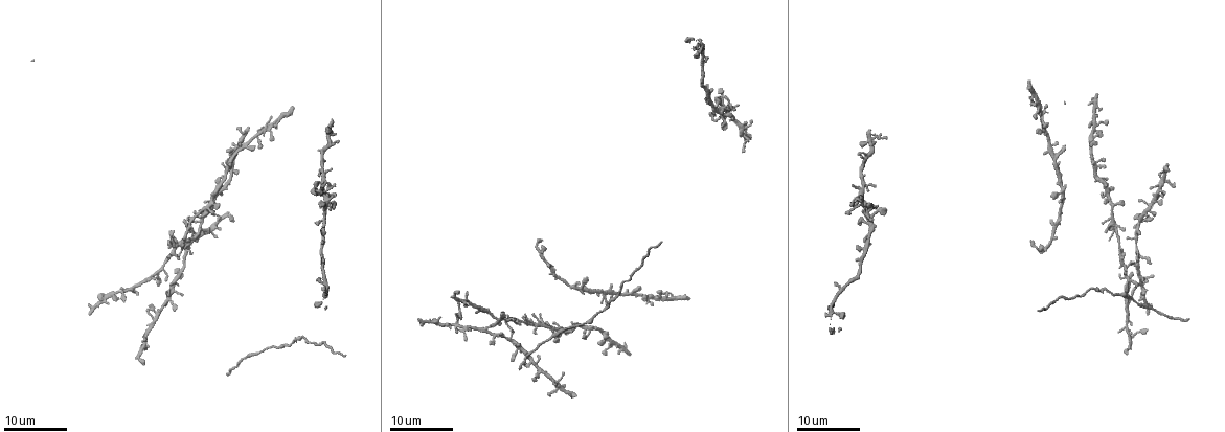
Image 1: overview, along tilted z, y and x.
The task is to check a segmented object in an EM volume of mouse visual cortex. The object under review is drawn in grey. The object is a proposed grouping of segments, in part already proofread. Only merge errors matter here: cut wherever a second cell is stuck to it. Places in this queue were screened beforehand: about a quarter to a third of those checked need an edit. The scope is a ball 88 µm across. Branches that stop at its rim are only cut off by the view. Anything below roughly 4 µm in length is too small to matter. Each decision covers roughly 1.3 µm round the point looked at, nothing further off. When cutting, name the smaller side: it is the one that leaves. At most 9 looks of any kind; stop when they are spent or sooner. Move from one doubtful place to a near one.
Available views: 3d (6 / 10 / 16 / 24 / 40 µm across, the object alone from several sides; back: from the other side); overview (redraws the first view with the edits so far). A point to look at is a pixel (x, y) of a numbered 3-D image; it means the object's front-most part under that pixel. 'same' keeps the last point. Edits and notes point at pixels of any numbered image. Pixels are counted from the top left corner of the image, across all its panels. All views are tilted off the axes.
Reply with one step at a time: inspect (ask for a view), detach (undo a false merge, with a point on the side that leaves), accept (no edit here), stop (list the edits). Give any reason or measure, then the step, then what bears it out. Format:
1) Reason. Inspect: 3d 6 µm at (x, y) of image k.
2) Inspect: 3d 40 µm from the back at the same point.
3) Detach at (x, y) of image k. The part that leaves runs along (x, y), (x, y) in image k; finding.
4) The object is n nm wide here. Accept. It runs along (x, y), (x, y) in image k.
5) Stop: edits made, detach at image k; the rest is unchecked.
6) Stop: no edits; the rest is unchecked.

Looks like a crossing. Inspect: 3d 16 µm at (1101, 180) of image 1.

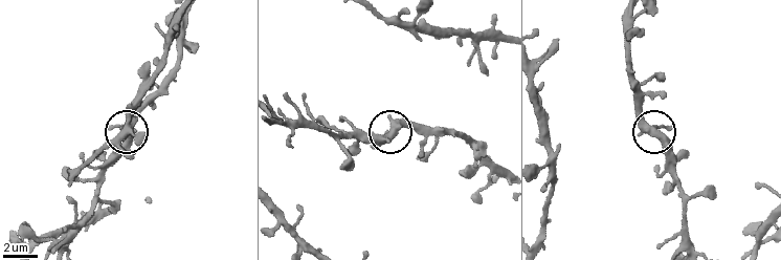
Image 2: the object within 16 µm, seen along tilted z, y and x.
Closer look. Inspect: 3d 6 µm at (653, 132) of image 2.

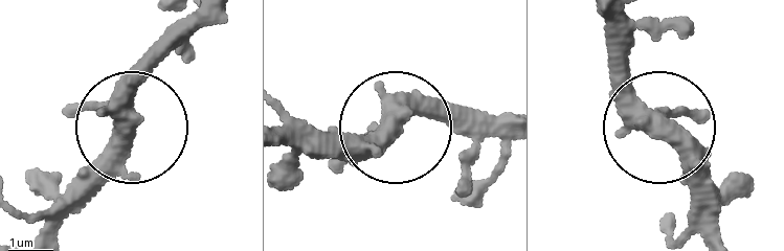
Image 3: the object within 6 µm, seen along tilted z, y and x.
The object is 370 nm wide here. Accept. All the same cell.

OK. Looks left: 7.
Three arms meet. Inspect: 3d 24 µm at (539, 248) of image 1.

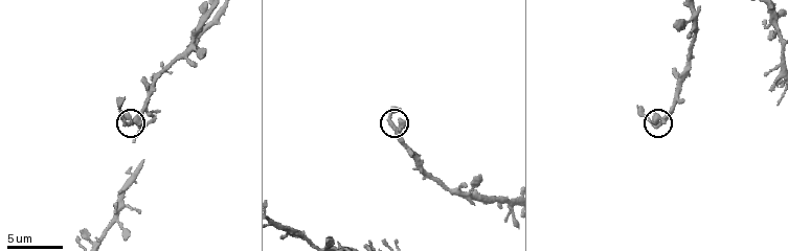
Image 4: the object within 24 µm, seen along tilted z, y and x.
Inspect: 3d 6 µm at (128, 122) of image 4.

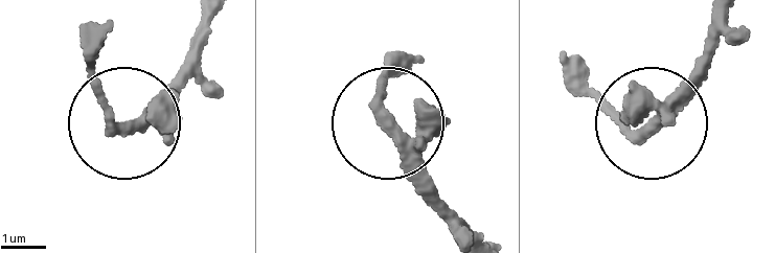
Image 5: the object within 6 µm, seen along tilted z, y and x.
3 arms meet here. Accept. All the same cell.

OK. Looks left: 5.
Looks like a crossing. Inspect: 3d 16 µm at (227, 169) of image 1.

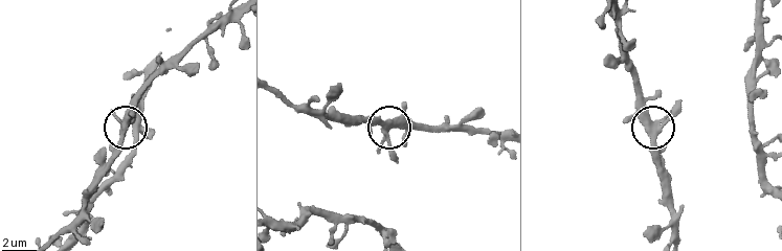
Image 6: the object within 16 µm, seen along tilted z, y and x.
Inspect: 3d 10 µm at (127, 126) of image 6.

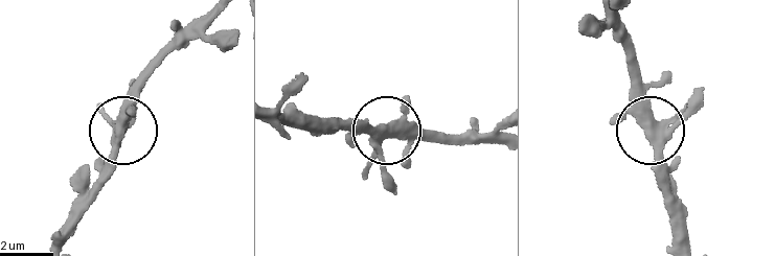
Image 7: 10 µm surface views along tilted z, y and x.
4 arms meet here. Accept. One cell here.

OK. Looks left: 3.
Looks like a crossing. Inspect: 3d 10 µm at (114, 221) of image 4.

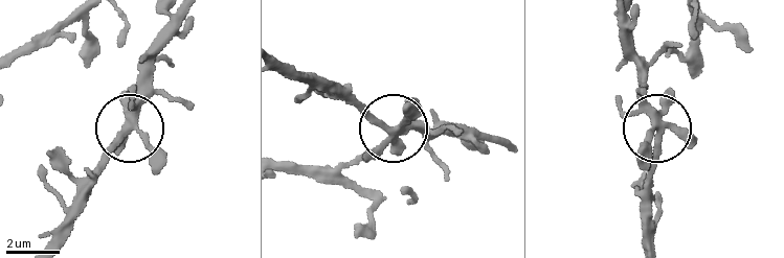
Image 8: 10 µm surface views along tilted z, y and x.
Accept. One cell here.

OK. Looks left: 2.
Stop: no edits; the rest is unchecked.

